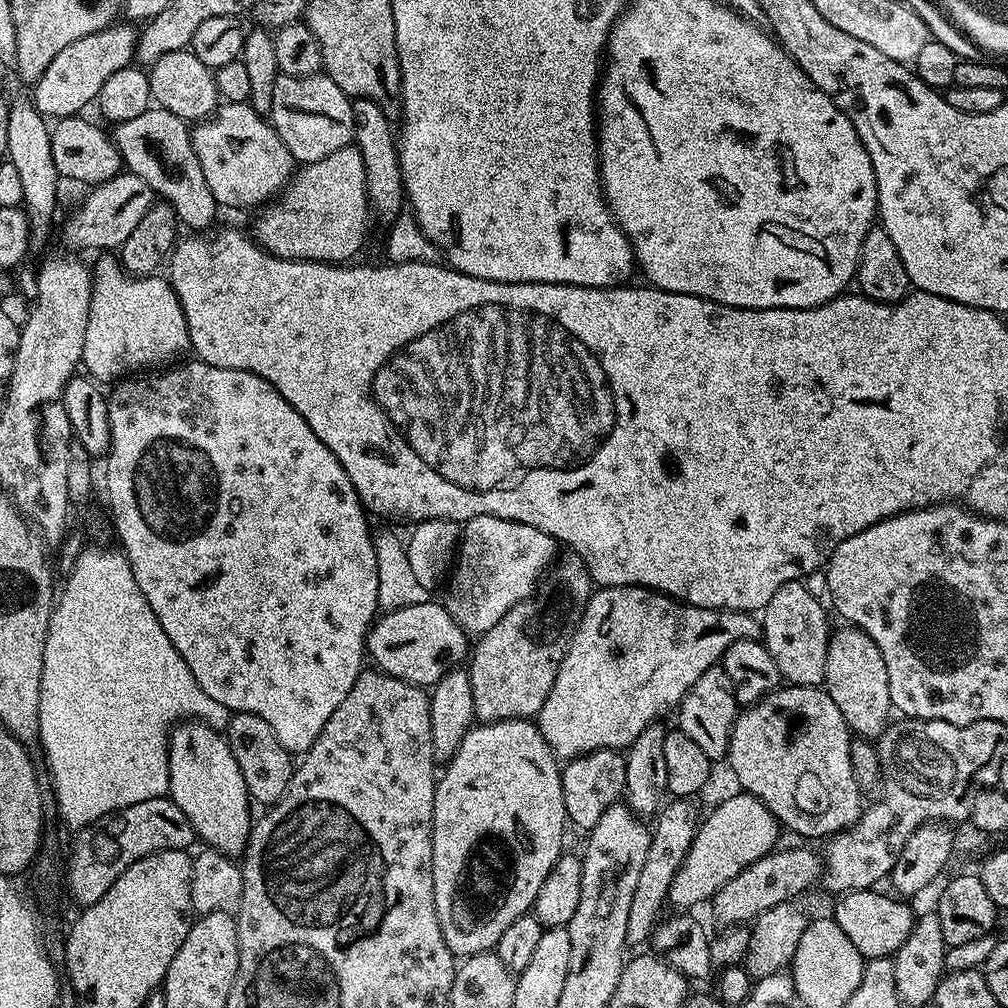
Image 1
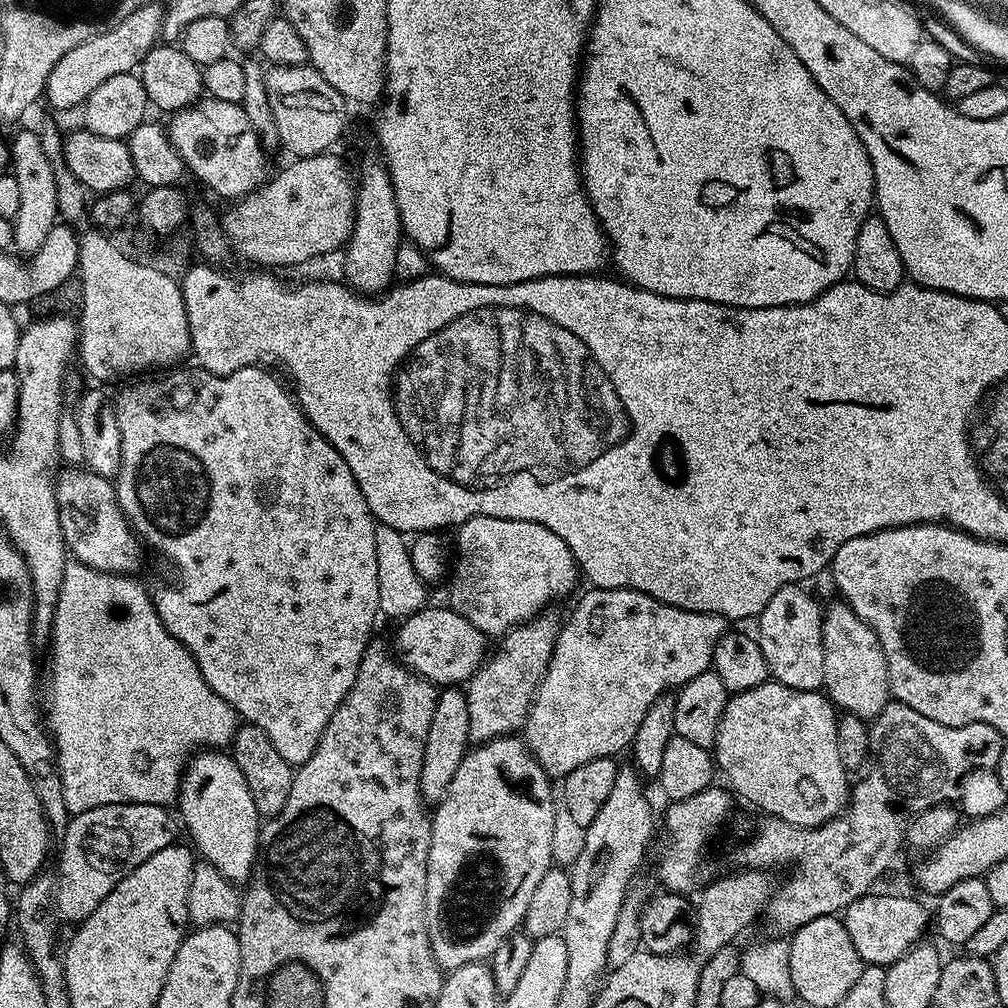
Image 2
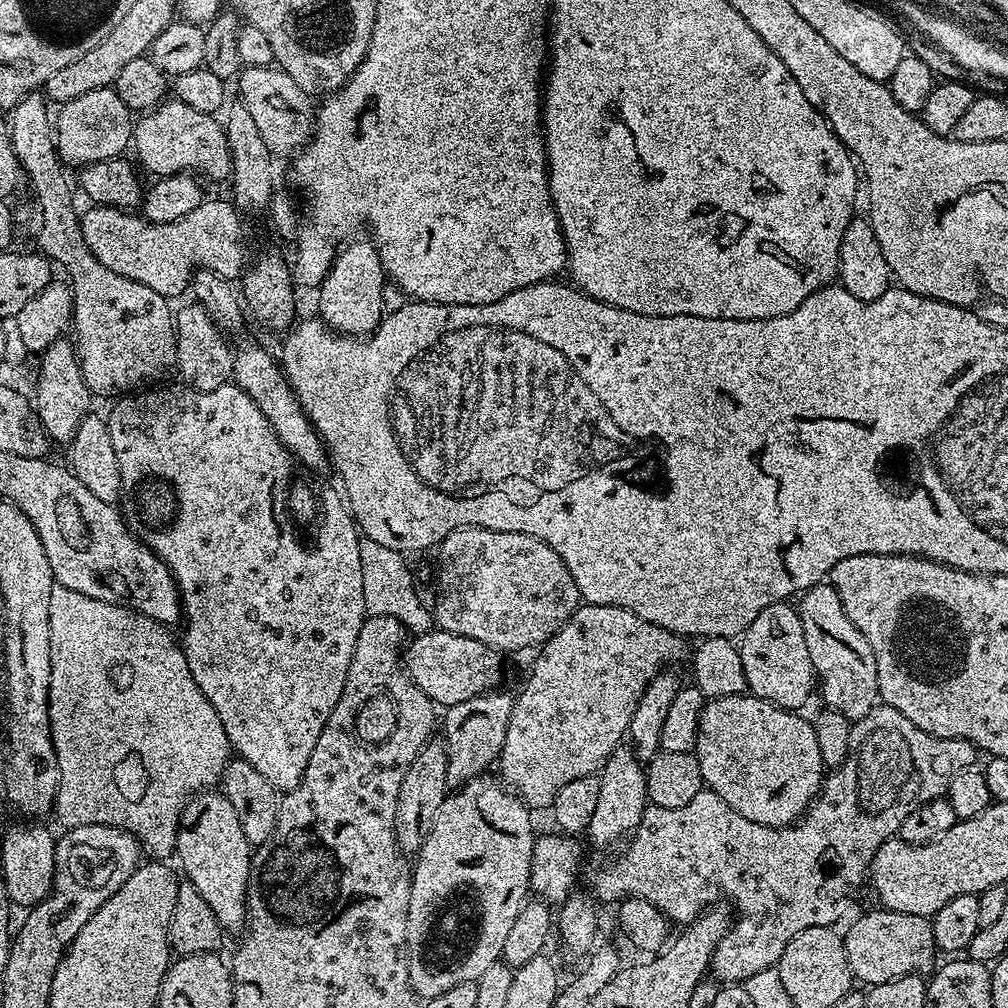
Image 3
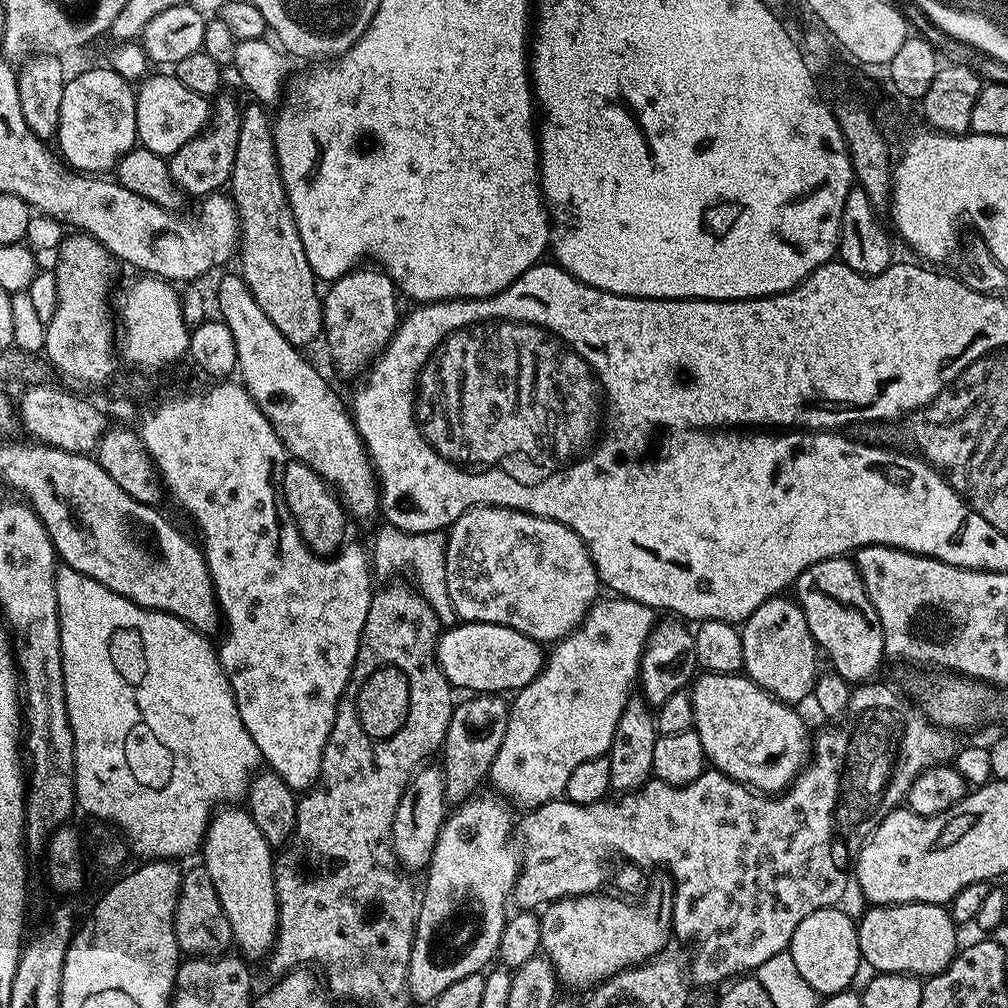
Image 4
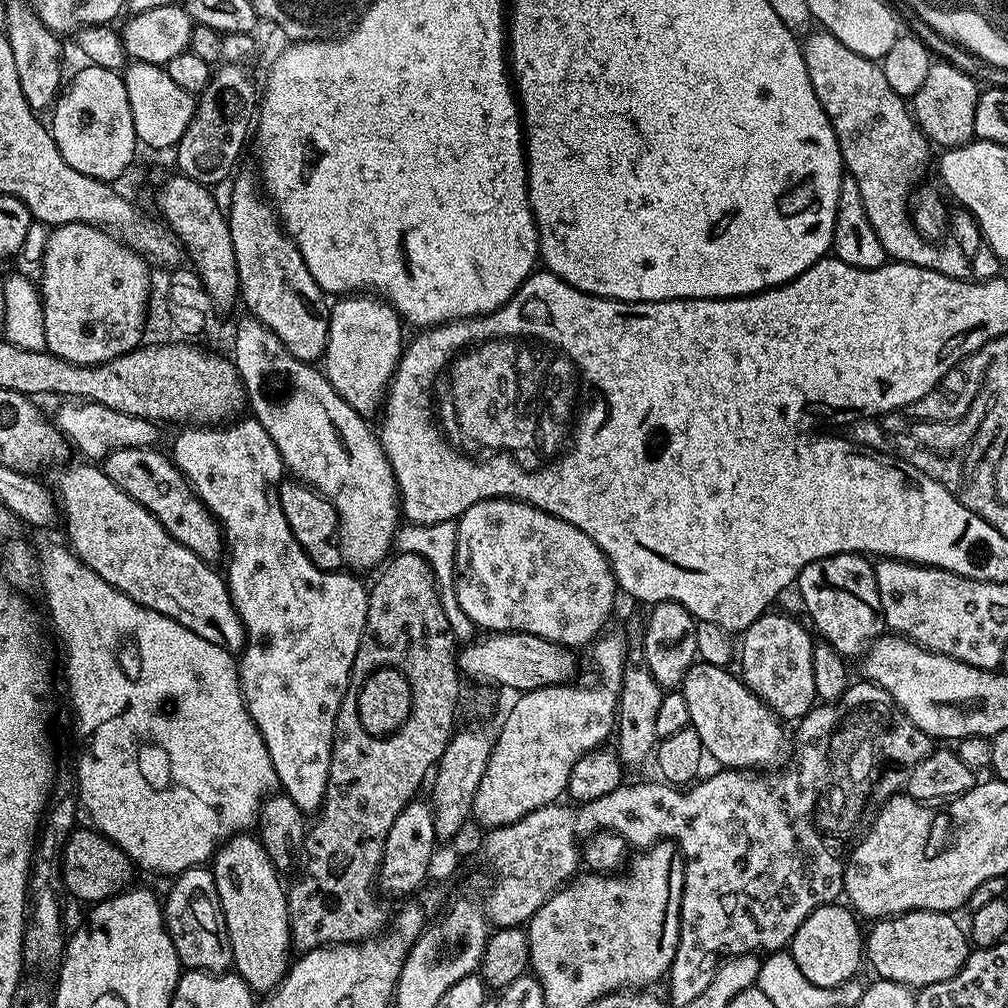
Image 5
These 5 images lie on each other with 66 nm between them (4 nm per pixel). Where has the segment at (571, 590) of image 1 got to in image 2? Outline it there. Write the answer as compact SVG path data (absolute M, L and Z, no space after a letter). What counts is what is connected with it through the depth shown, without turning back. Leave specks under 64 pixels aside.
M552 610L545 611L533 620L528 620L524 624L518 624L514 628L508 629L503 636L499 637L496 653L489 655L481 664L472 679L466 684L466 714L470 714L470 734L469 741L483 742L486 740L496 740L499 736L516 734L523 729L528 721L528 711L532 705L532 698L536 695L536 688L540 680L546 674L548 663L552 657L552 651L556 645L556 639L562 627L561 617L556 617Z

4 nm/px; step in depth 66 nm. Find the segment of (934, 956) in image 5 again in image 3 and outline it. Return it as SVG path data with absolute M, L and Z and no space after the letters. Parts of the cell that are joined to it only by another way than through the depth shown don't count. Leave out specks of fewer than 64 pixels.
M892 906L896 908L872 908L869 912L864 912L852 924L852 929L847 929L846 943L851 955L857 961L861 960L864 964L869 964L872 968L884 972L880 974L903 974L913 967L912 963L920 956L920 951L928 944L928 935L933 935L934 924L931 919L924 920L920 912L908 912L907 907Z

